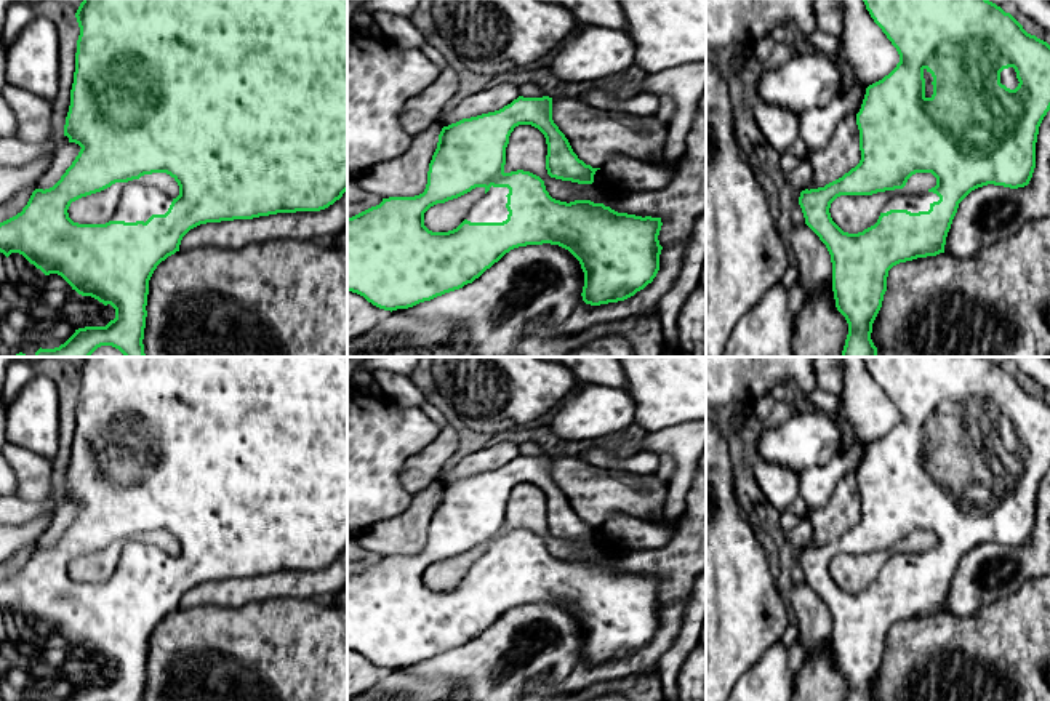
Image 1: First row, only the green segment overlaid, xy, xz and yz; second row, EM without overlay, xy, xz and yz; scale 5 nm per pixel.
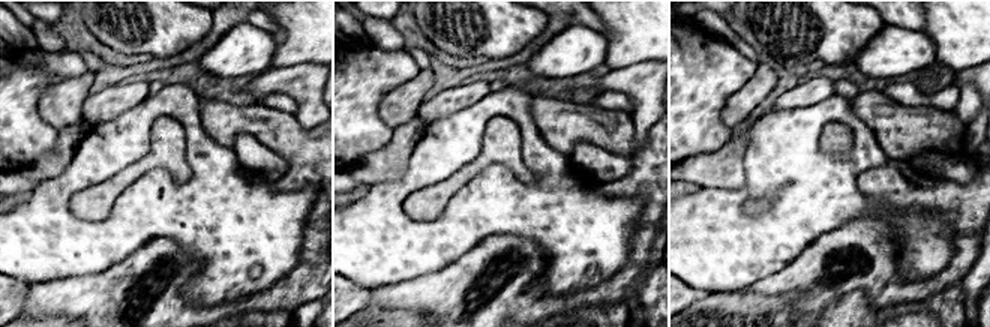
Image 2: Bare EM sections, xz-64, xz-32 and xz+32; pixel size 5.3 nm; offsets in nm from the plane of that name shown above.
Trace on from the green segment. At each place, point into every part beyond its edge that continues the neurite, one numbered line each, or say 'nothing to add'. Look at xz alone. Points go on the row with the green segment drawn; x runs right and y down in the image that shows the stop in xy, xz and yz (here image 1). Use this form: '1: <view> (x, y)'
1: xz (490, 207)

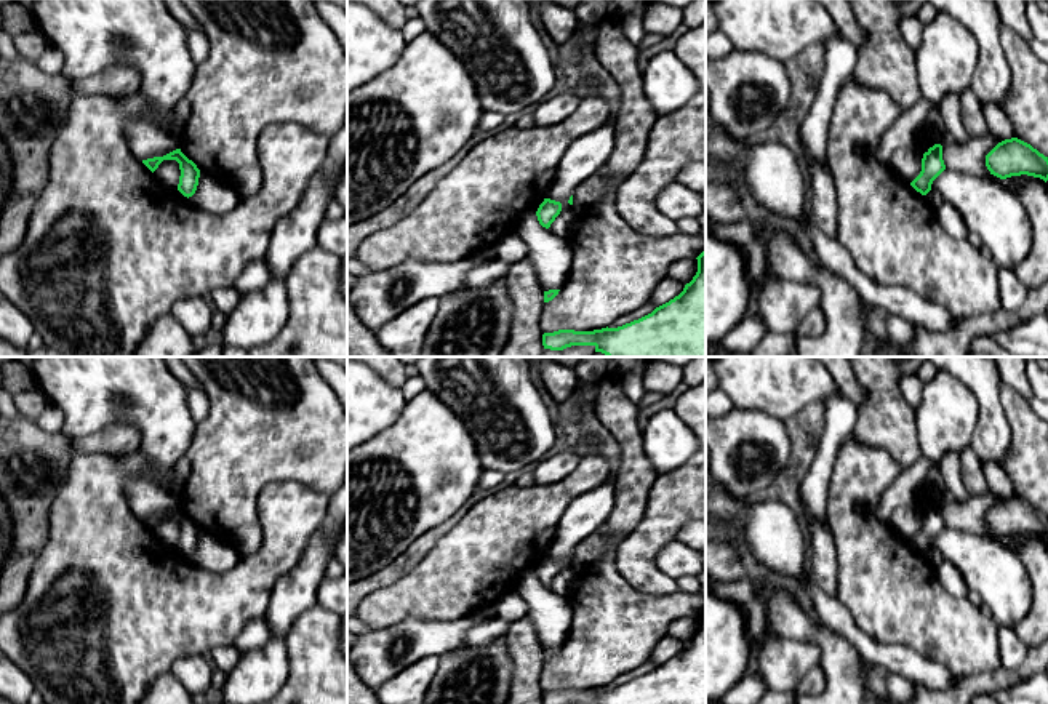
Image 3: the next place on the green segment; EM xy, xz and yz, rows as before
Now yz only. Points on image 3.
nothing to add

